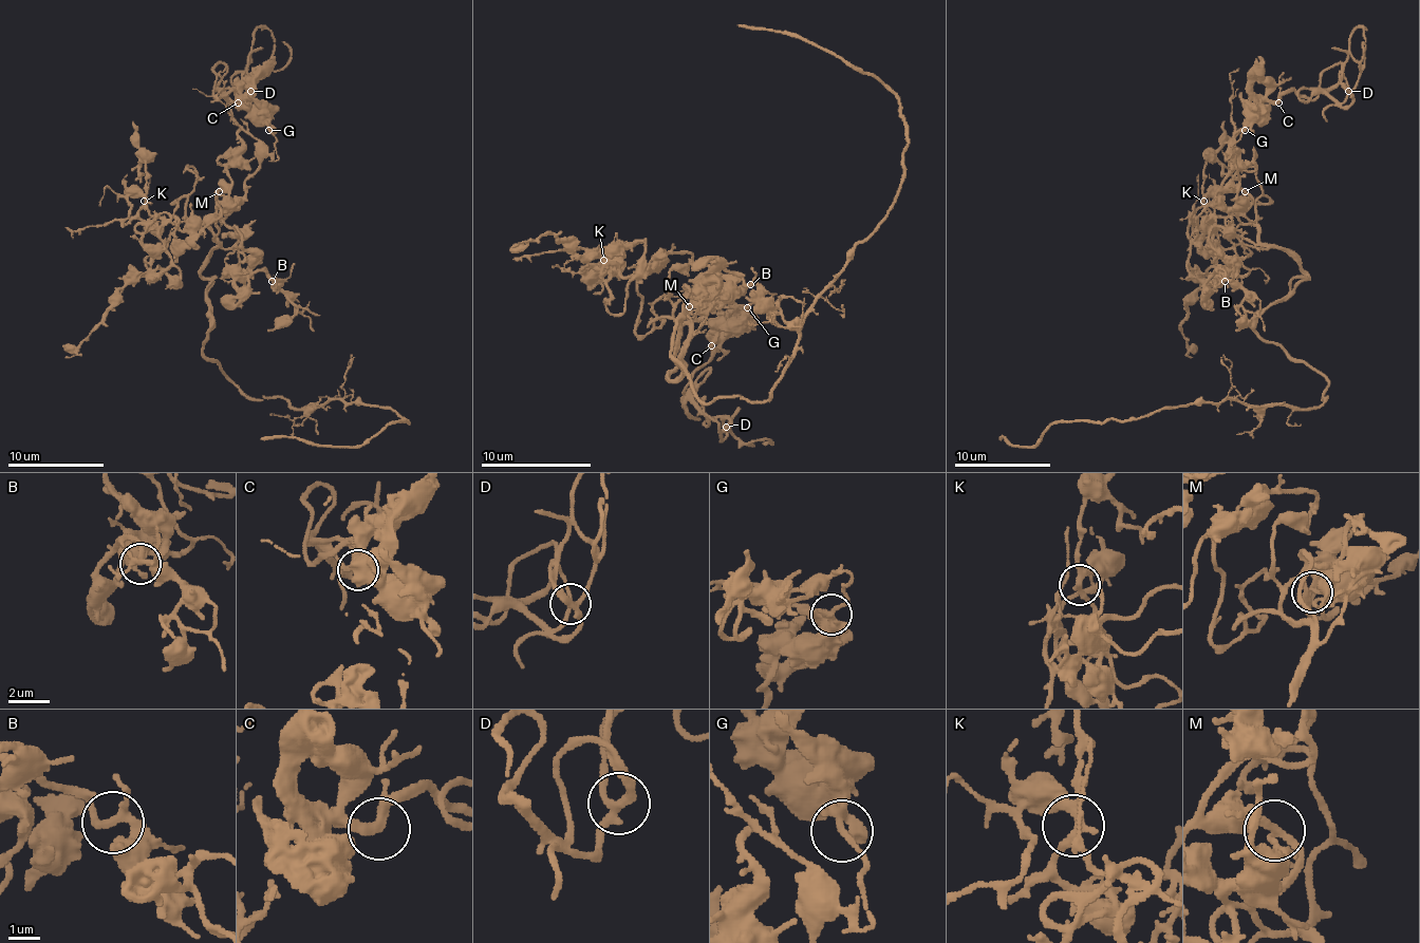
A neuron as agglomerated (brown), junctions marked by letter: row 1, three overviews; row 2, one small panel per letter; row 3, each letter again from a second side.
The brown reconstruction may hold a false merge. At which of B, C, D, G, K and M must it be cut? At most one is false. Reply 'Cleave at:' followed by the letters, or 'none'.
Cleave at: G

